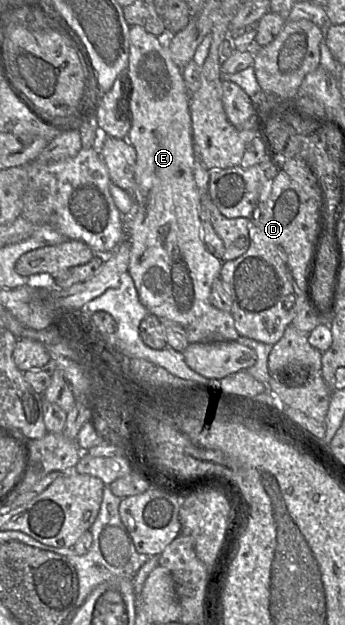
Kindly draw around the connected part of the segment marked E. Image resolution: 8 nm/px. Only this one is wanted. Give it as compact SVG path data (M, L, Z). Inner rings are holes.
M139 25L129 29L129 60L126 73L132 84L125 115L125 120L130 121L126 140L136 151L133 209L128 214L123 214L128 216L128 273L133 279L140 302L150 314L187 327L205 311L209 303L211 285L219 278L223 263L207 250L202 240L200 195L193 175L196 155L190 113L191 93L183 78L182 69L172 60L165 42Z

